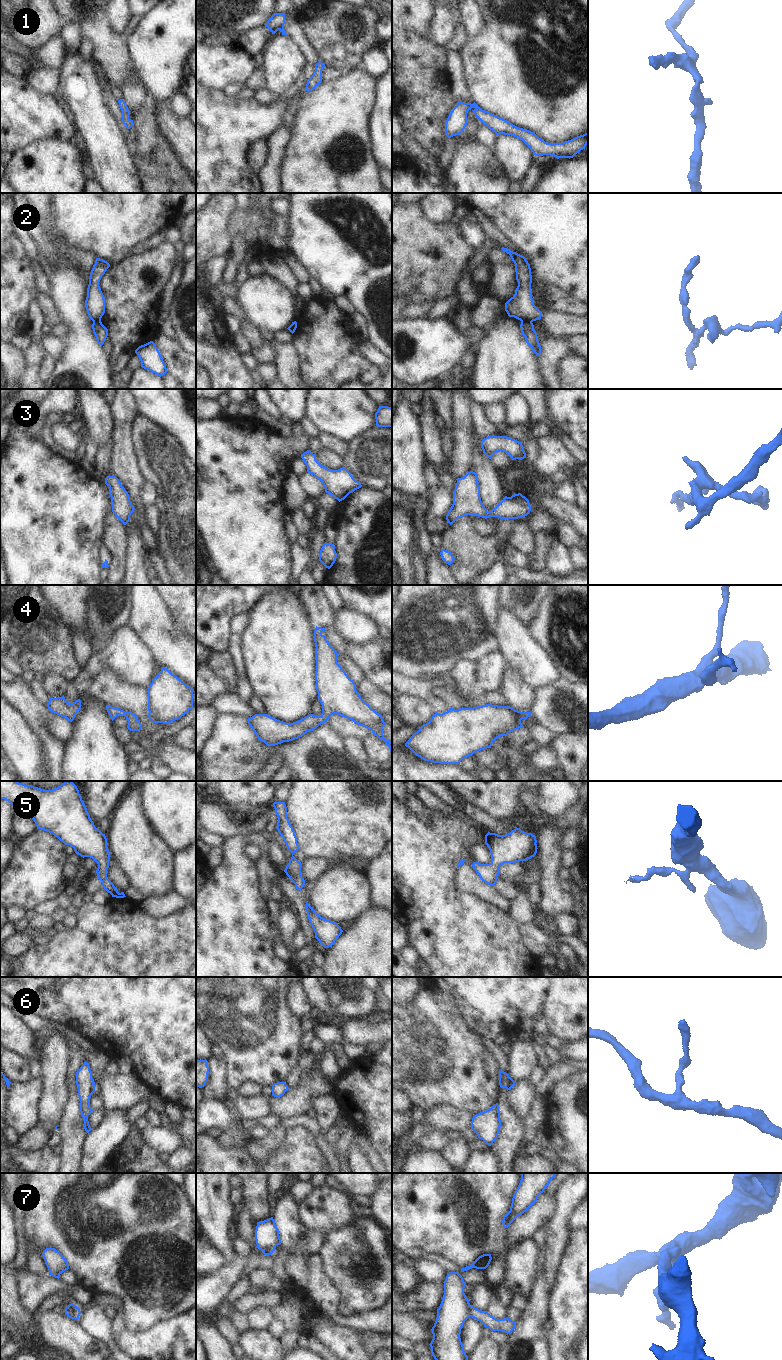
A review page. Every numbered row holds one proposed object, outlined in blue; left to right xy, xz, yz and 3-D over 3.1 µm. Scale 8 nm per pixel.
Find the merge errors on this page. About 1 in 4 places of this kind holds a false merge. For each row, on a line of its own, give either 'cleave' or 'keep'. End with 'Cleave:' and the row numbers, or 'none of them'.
1: keep
2: cleave
3: keep
4: keep
5: keep
6: keep
7: cleave
Cleave: 2, 7

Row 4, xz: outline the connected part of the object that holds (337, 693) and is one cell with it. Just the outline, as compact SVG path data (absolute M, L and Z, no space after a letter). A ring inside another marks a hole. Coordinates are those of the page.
M325 628L314 630L316 671L315 681L318 700L322 705L320 716L309 714L291 724L267 714L255 714L248 718L249 727L267 746L275 746L302 737L325 723L331 715L338 714L371 730L373 736L383 740L392 754L392 742L383 735L386 723L381 714L370 707L359 695L356 684L337 663L336 650L322 634Z

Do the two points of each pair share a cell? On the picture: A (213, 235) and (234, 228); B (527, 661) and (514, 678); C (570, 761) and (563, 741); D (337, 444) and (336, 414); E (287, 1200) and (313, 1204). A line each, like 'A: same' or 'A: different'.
A: different
B: different
C: same
D: different
E: different

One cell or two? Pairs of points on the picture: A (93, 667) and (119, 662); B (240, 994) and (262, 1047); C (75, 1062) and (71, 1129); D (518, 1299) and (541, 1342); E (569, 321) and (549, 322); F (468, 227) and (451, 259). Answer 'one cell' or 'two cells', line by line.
A: one cell
B: one cell
C: one cell
D: two cells
E: one cell
F: two cells

